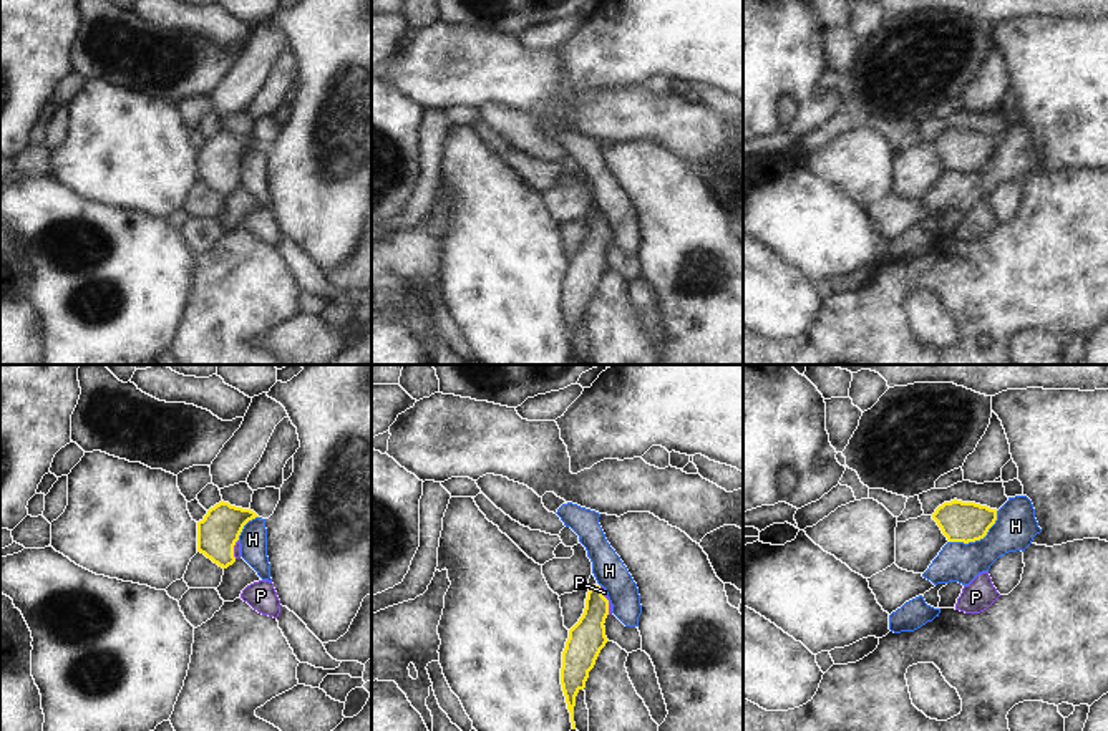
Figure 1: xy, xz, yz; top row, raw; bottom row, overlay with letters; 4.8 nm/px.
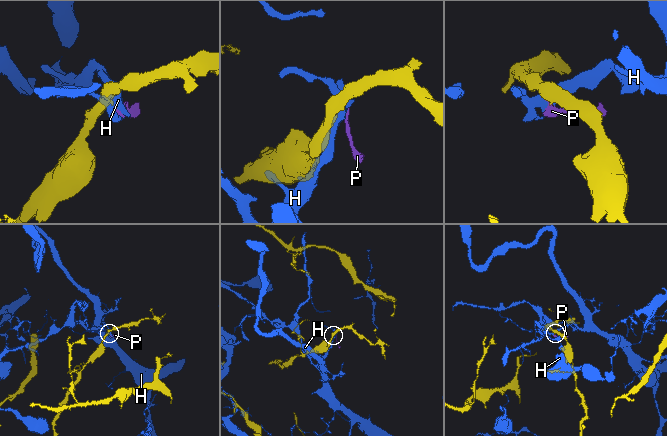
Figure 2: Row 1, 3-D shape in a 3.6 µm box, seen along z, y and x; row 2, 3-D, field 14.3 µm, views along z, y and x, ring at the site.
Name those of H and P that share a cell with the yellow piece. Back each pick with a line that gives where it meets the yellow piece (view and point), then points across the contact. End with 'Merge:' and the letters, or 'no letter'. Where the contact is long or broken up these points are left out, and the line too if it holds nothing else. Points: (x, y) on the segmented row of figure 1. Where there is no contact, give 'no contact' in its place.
P: meets yellow in xz at (607, 600); runs through xz (588, 637), (594, 614), (607, 600), (602, 589)
Merge: P

